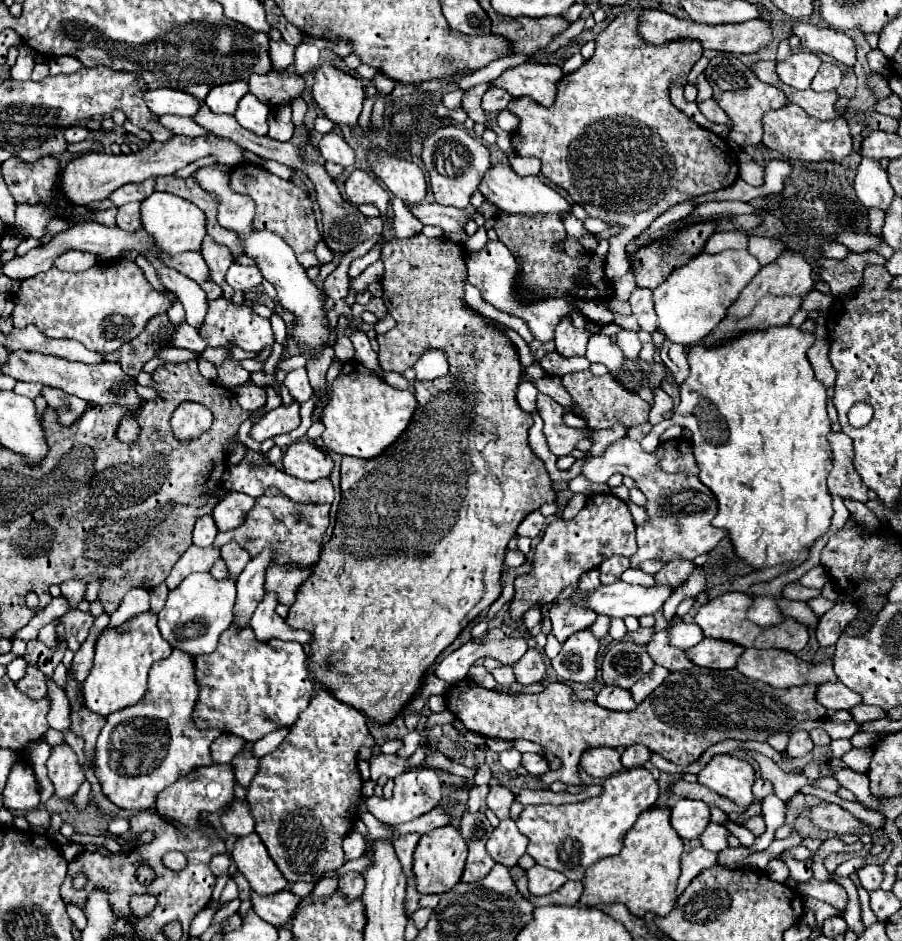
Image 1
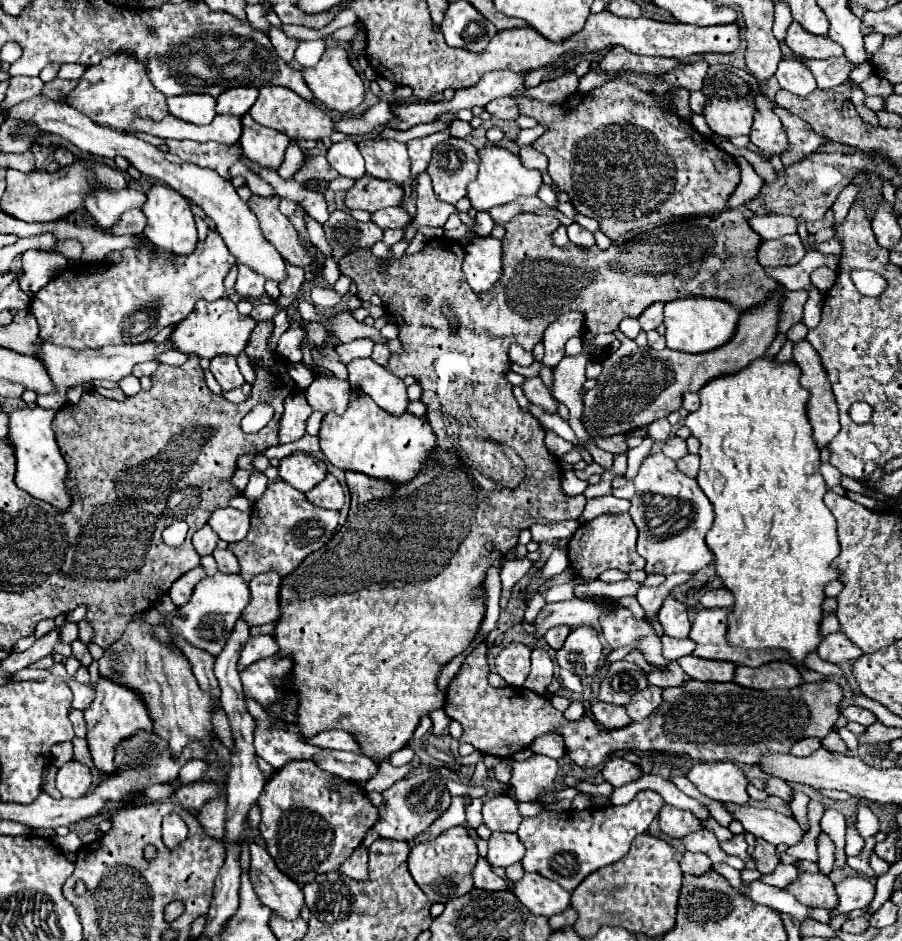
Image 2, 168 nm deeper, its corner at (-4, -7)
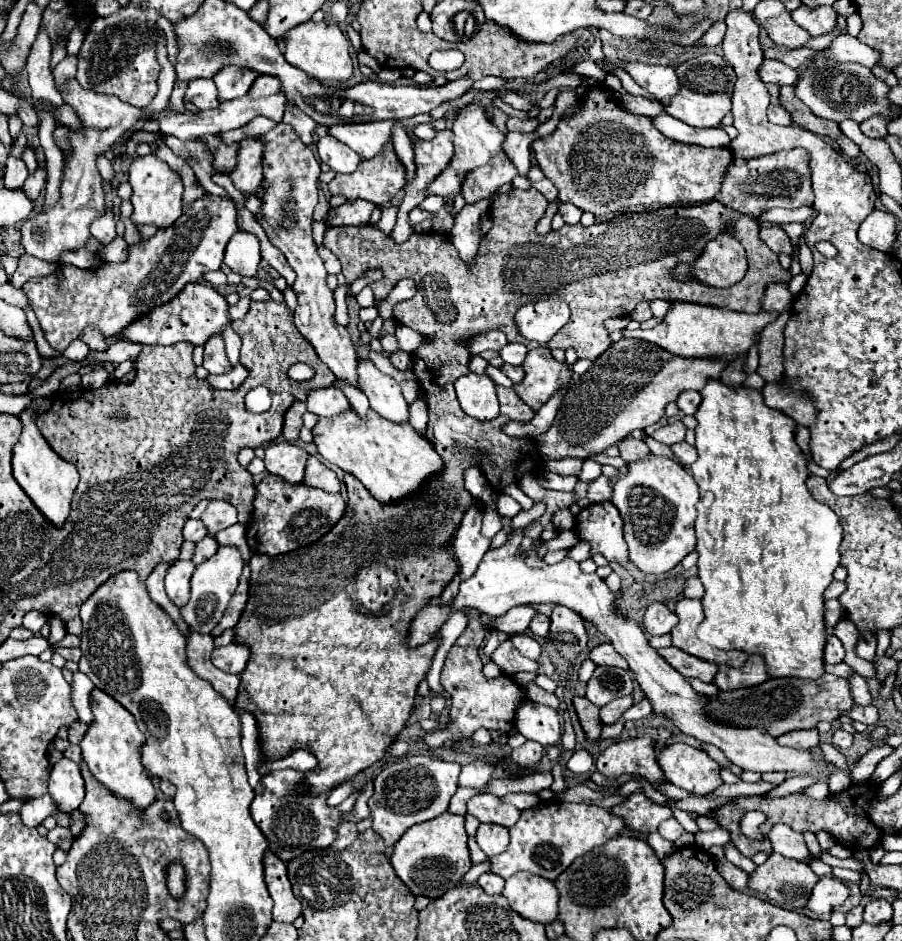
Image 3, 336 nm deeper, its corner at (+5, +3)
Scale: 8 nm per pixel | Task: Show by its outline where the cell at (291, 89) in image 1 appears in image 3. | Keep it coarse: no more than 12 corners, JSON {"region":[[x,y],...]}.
{"region":[[259,77],[251,97],[269,97],[281,91],[277,77]]}

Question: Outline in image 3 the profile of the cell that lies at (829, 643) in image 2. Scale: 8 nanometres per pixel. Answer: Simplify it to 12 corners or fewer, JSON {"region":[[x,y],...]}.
{"region":[[835,635],[825,645],[827,663],[843,663],[845,649]]}

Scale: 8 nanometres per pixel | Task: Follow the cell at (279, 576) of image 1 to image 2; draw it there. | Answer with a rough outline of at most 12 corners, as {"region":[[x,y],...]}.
{"region":[[274,571],[250,581],[242,611],[250,625],[280,617],[280,583]]}

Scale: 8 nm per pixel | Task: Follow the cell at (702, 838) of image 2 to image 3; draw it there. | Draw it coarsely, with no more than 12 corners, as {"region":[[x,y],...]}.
{"region":[[667,819],[659,825],[657,833],[675,841],[683,835],[683,827],[677,819]]}

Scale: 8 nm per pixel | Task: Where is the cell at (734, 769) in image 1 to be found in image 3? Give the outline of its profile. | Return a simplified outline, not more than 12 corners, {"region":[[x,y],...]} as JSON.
{"region":[[685,743],[657,763],[667,781],[697,795],[723,783],[719,765]]}

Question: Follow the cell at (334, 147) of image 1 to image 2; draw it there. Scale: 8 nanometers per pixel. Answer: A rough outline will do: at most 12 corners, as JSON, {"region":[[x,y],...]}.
{"region":[[352,141],[334,143],[328,163],[340,175],[366,175],[364,159]]}

